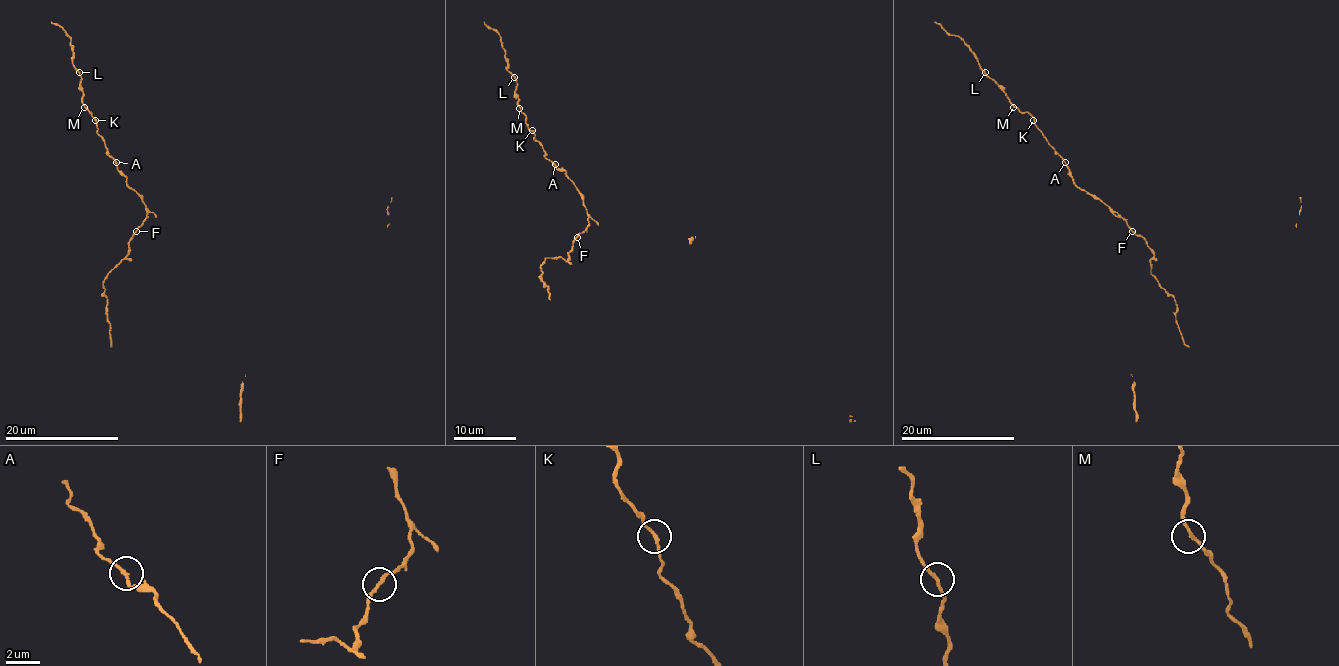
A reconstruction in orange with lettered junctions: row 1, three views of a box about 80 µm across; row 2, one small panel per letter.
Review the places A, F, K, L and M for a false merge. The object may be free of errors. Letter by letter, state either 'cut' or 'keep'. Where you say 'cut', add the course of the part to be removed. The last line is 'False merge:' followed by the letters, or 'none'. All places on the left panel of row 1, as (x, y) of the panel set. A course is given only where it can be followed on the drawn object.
A: keep
F: keep
K: keep
L: keep
M: keep
False merge: none

